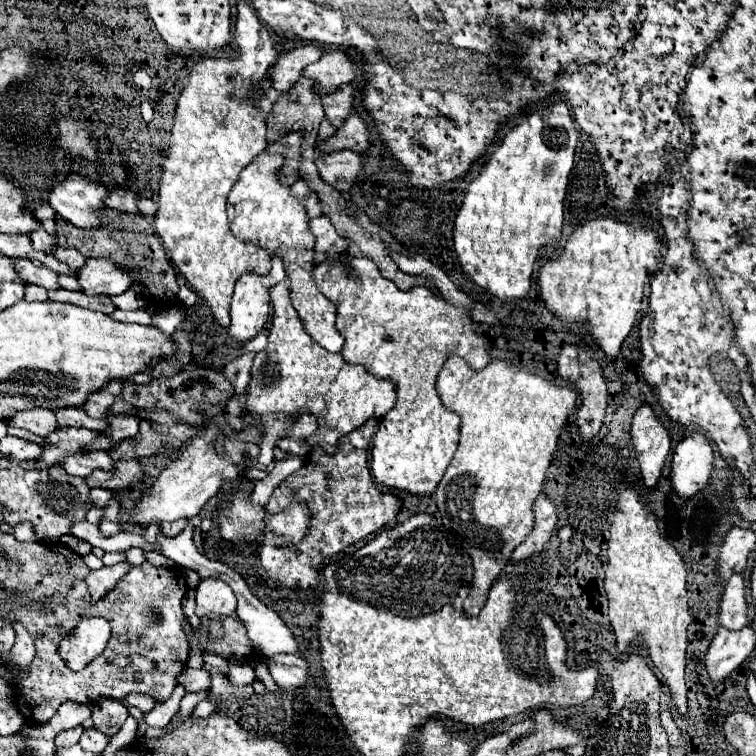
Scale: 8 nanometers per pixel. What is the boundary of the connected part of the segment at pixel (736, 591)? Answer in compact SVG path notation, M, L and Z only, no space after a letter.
M734 573L724 589L722 605L720 605L720 619L718 625L724 625L728 629L742 629L748 625L748 601L746 601L746 587L744 587L744 575Z

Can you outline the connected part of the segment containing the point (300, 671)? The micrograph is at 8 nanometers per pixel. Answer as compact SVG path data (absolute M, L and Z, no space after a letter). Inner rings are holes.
M274 655L268 659L268 669L276 685L284 691L304 689L310 681L306 659L296 655Z

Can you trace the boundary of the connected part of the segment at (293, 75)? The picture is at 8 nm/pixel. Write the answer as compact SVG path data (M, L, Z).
M312 43L296 47L296 49L280 55L278 61L274 63L274 67L270 69L270 79L272 79L274 87L280 91L292 89L292 85L304 75L304 67L310 63L316 63L322 55L324 55L324 49L316 47Z

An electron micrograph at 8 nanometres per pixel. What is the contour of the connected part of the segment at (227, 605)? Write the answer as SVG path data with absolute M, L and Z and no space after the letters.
M208 577L196 587L196 615L224 617L236 613L236 595L218 577Z

